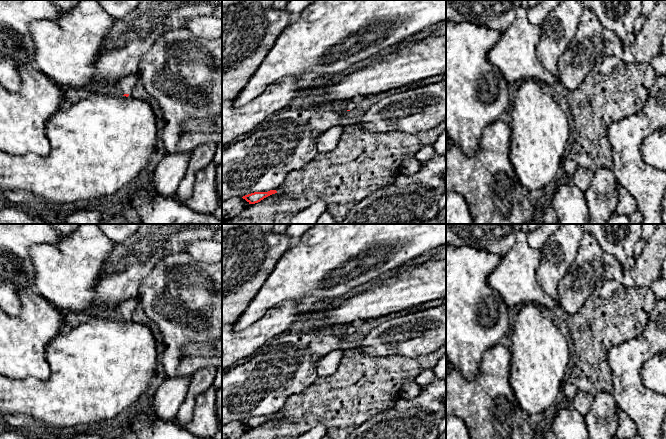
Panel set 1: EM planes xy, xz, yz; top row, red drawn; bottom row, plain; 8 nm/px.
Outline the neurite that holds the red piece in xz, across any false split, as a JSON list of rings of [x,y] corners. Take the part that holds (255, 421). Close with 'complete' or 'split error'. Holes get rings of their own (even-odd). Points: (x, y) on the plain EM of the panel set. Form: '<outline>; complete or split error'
[[[270,414],[268,416],[254,416],[254,417],[245,419],[242,422],[245,423],[249,428],[255,428],[275,417],[277,417],[276,414]]]; complete

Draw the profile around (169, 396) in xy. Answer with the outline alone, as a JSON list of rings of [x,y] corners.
[[[189,376],[168,377],[156,390],[151,413],[162,421],[174,421],[189,387]]]

